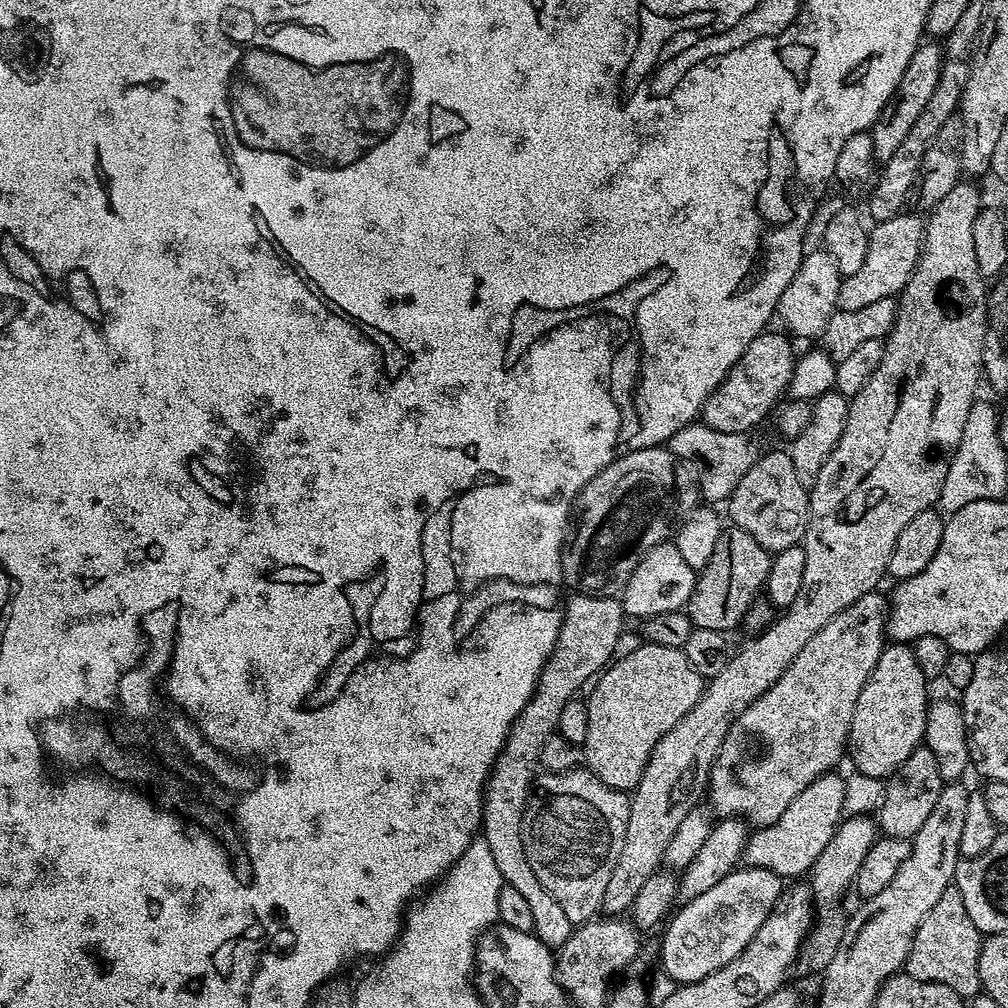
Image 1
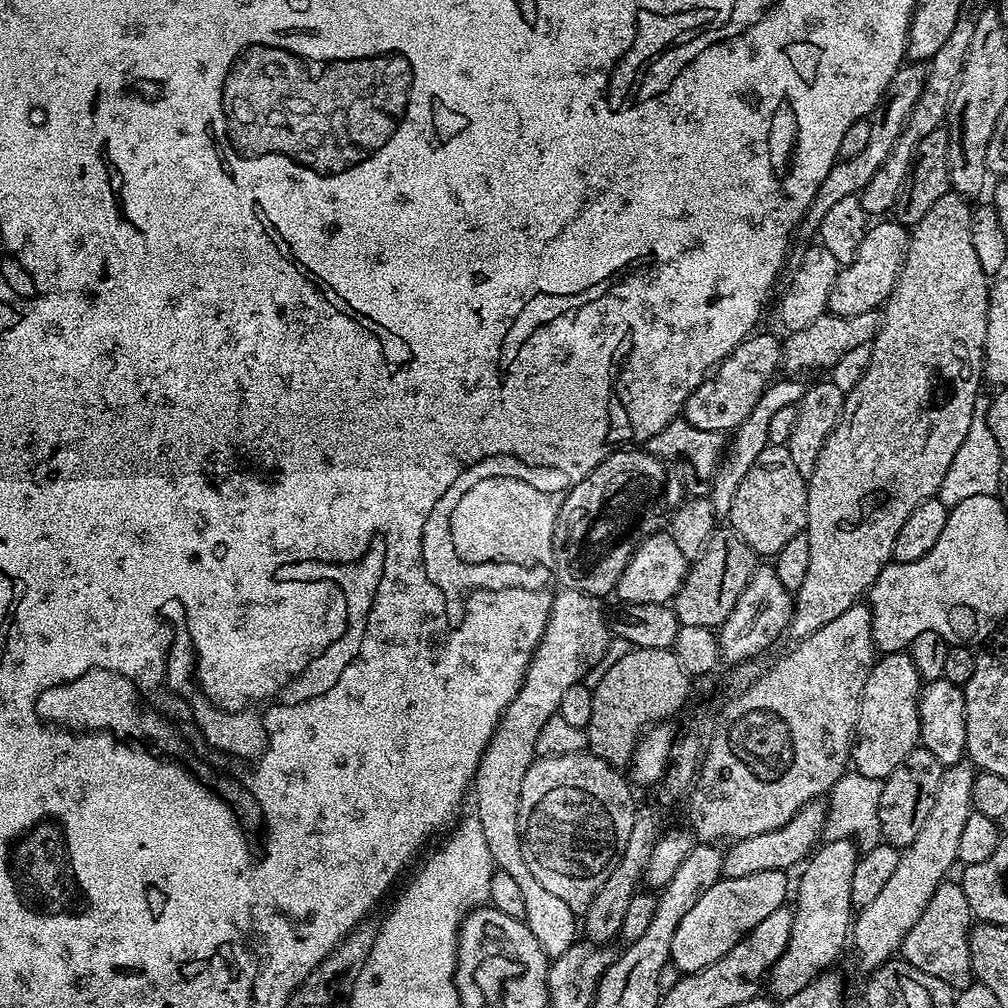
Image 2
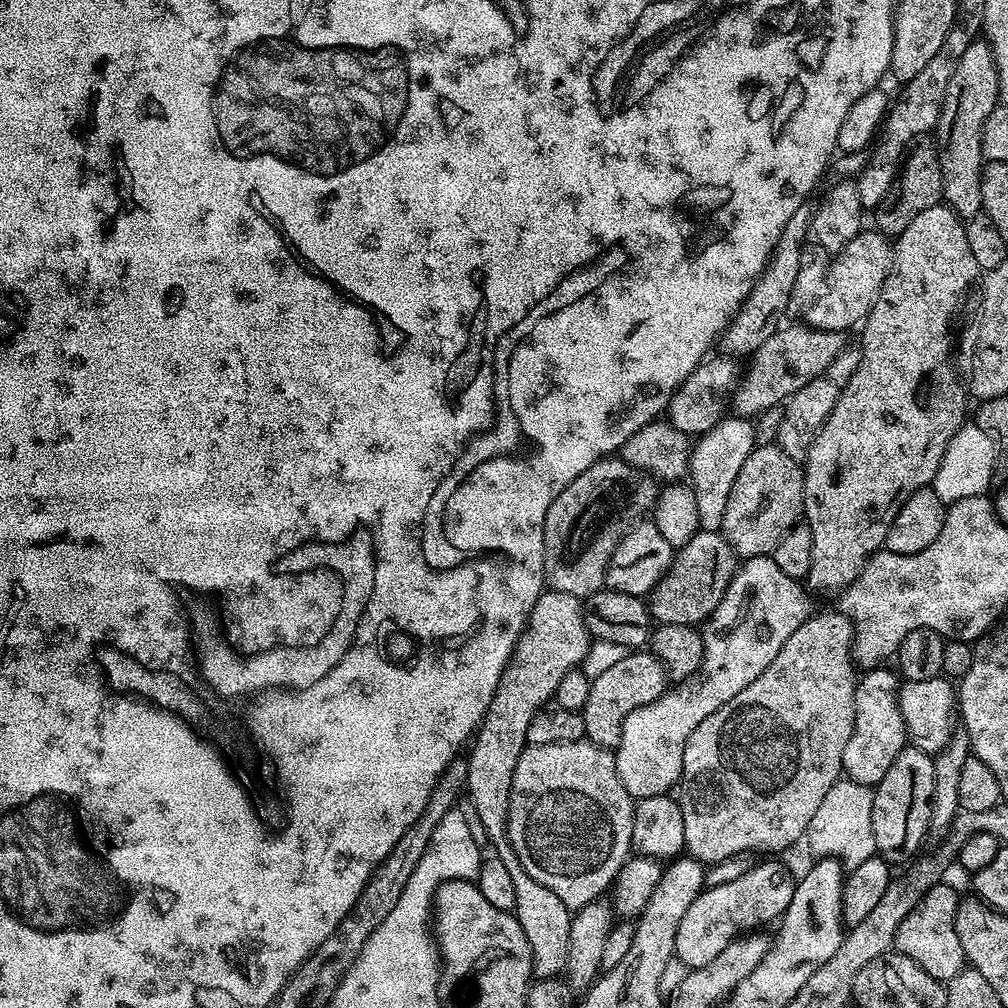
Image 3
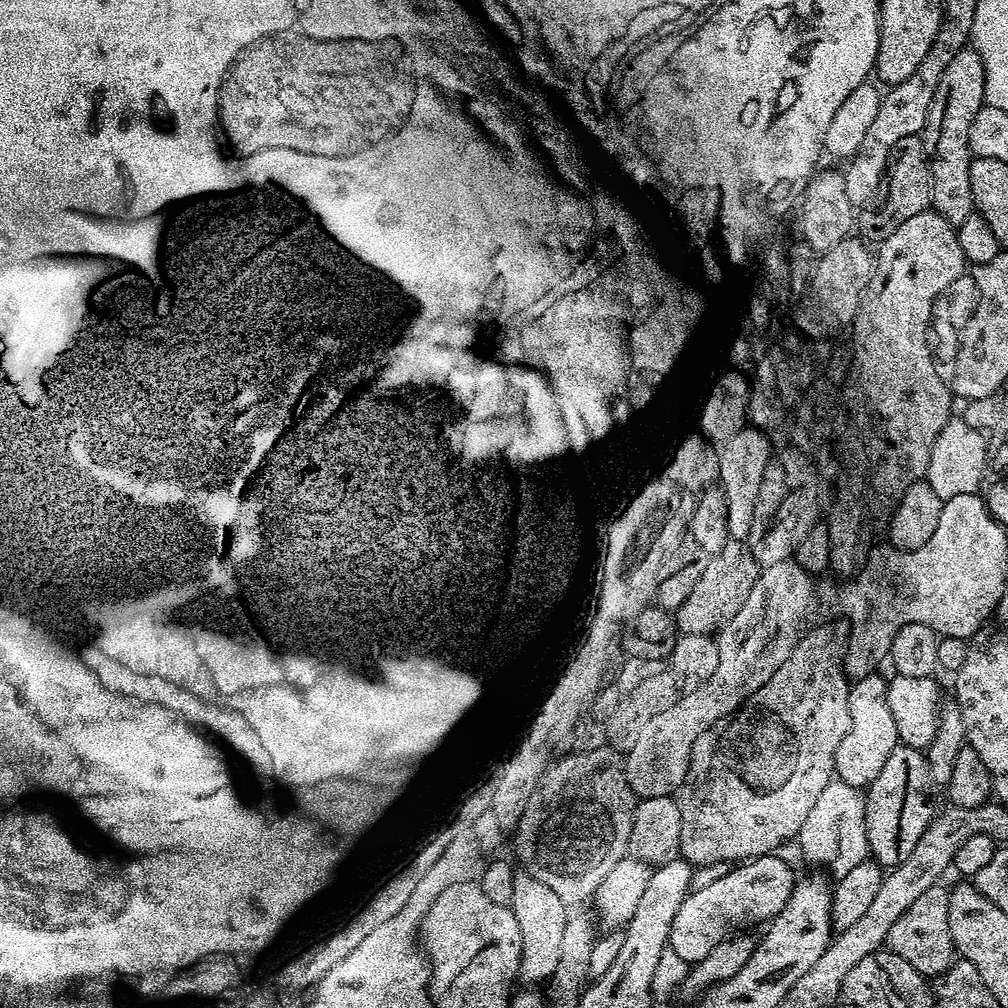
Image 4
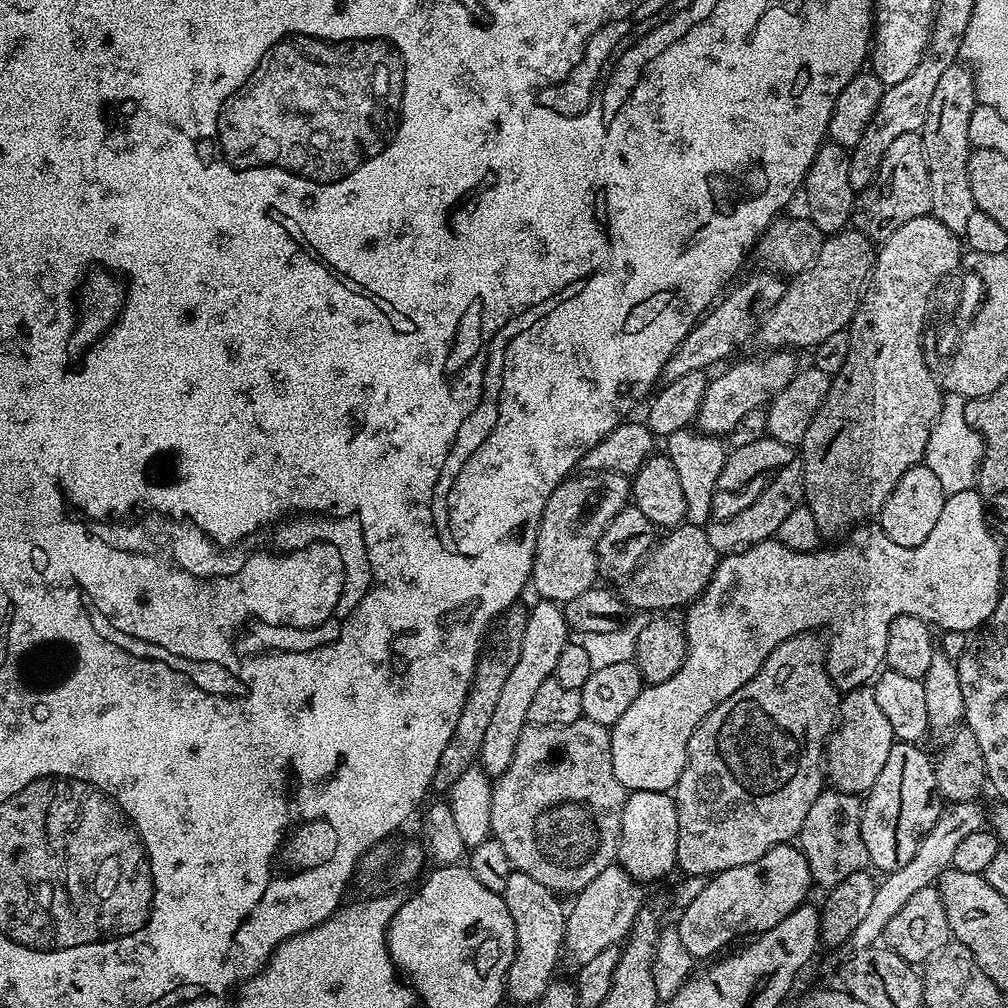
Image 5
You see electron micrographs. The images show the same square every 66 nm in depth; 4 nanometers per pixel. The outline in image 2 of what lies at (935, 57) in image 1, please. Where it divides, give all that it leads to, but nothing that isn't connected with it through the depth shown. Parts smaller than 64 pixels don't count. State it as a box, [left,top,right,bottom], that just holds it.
[802,62,928,237]

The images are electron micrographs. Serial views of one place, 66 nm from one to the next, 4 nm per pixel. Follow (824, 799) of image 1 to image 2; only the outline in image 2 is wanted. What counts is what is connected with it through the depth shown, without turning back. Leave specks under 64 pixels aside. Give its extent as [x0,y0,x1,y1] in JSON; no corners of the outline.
[721,800,827,878]

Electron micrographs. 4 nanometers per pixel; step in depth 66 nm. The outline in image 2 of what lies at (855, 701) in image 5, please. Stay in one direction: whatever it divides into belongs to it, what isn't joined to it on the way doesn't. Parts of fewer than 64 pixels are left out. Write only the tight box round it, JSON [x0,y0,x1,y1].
[850,651,922,781]

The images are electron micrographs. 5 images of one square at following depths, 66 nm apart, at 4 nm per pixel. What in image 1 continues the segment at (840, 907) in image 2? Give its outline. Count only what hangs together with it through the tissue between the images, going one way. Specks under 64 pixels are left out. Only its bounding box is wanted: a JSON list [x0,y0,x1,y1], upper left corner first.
[798,815,878,973]

